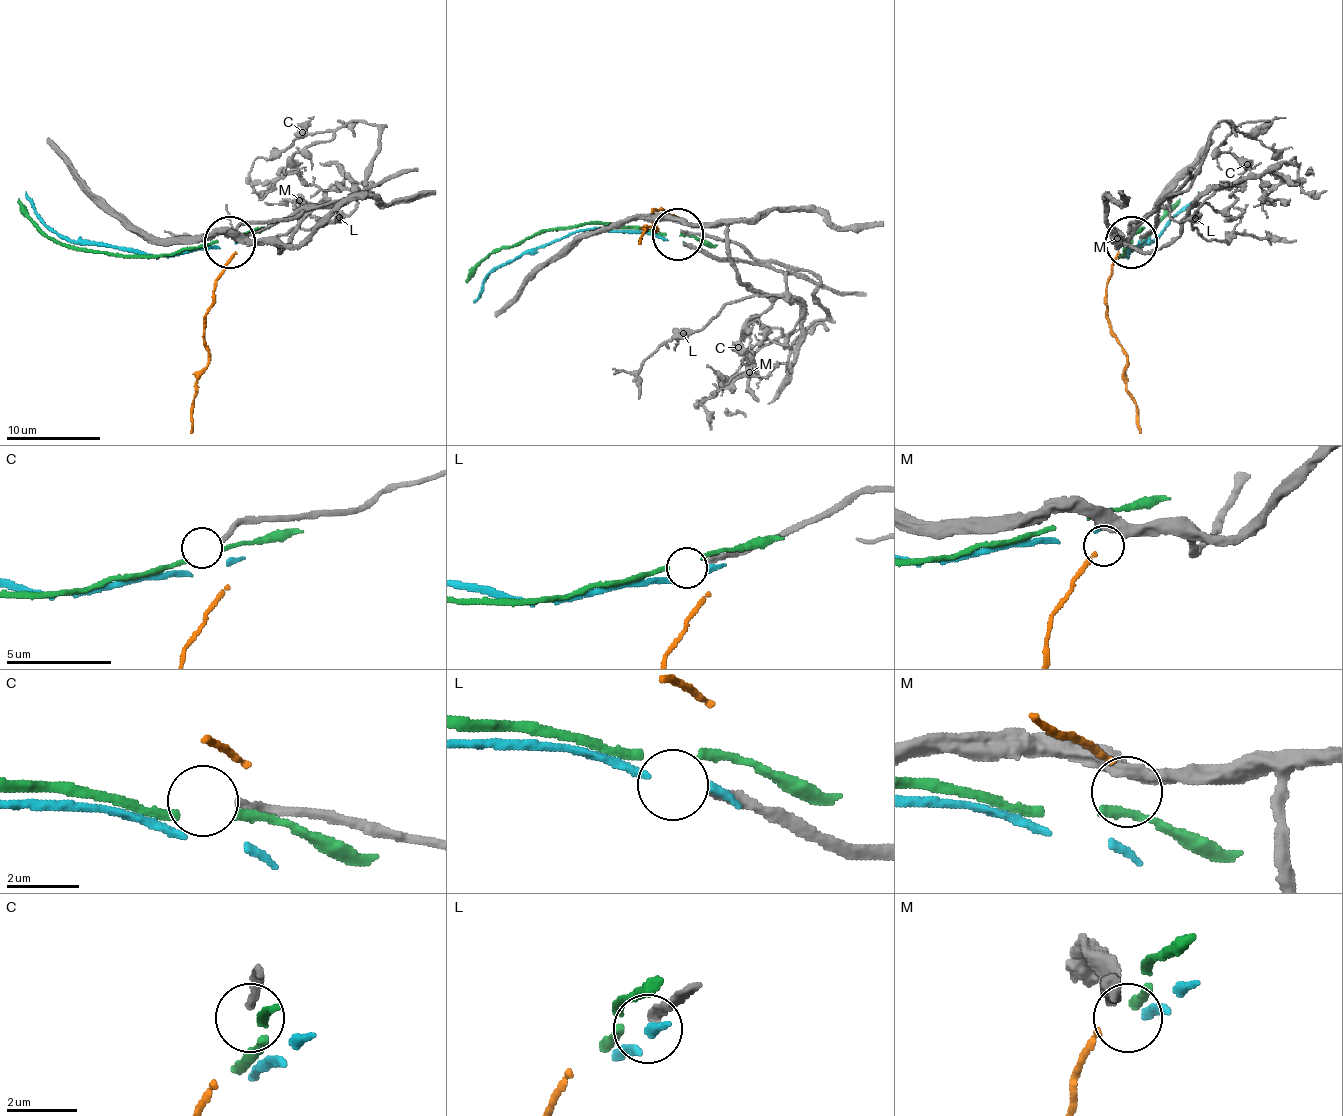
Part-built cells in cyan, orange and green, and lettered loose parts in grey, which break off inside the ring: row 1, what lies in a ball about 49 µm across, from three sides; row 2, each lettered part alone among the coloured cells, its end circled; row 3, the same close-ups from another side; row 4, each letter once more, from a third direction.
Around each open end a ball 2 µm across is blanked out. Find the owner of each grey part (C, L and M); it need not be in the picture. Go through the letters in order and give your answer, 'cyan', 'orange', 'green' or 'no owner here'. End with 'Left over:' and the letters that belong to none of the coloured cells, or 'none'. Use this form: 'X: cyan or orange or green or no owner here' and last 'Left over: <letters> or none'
C: no owner here
L: no owner here
M: no owner here
Left over: C, L, M

